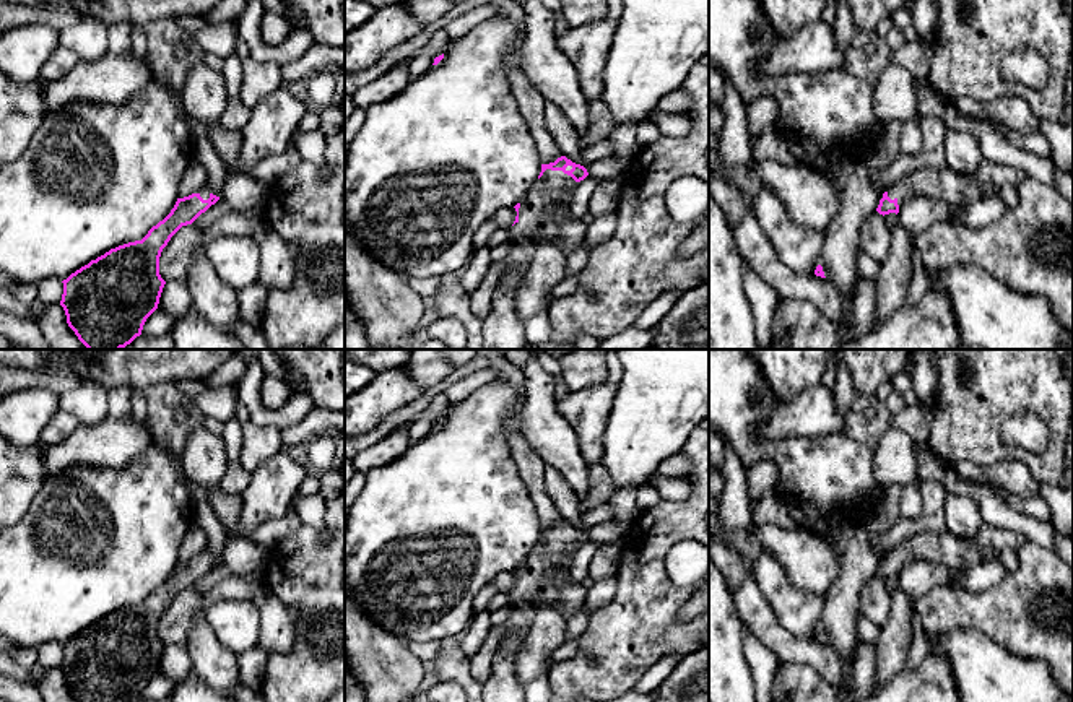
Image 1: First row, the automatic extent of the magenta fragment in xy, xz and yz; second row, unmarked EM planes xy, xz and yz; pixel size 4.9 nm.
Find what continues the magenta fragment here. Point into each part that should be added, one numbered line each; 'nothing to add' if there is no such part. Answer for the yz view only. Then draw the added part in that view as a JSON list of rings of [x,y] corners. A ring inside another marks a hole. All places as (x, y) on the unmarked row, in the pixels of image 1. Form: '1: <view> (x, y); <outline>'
1: yz (955, 553); [[[982,523],[974,538],[961,538],[949,531],[917,533],[888,554],[899,572],[914,561],[940,562],[948,572],[971,567],[984,556],[1000,554],[1011,548],[1018,551],[1026,543],[1024,536],[1013,531]]]

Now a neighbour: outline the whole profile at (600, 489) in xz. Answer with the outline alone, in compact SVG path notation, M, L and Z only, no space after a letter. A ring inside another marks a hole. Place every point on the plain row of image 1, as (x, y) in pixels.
M602 462L589 465L589 479L589 496L579 500L579 510L582 514L608 502L608 499L616 491Z

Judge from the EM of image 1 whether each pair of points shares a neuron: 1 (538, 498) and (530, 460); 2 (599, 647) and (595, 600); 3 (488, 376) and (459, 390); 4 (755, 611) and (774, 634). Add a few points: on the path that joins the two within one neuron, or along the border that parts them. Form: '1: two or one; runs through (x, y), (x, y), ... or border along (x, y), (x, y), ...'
1: one; runs through (537, 488), (532, 470)
2: two; border along (616, 577), (615, 597), (592, 611)
3: one; runs through (482, 377), (465, 387)
4: one; runs through (756, 616), (769, 629)

